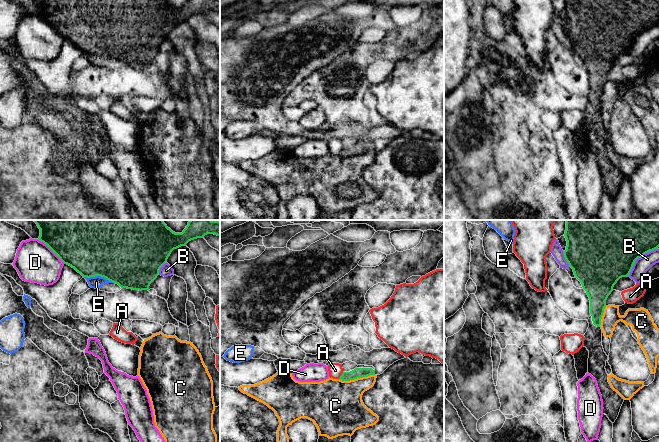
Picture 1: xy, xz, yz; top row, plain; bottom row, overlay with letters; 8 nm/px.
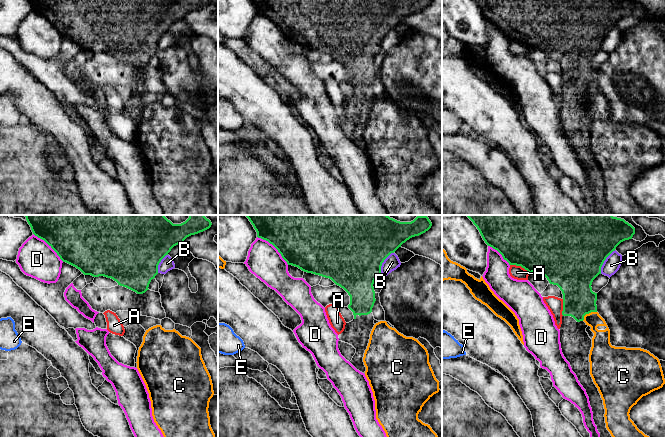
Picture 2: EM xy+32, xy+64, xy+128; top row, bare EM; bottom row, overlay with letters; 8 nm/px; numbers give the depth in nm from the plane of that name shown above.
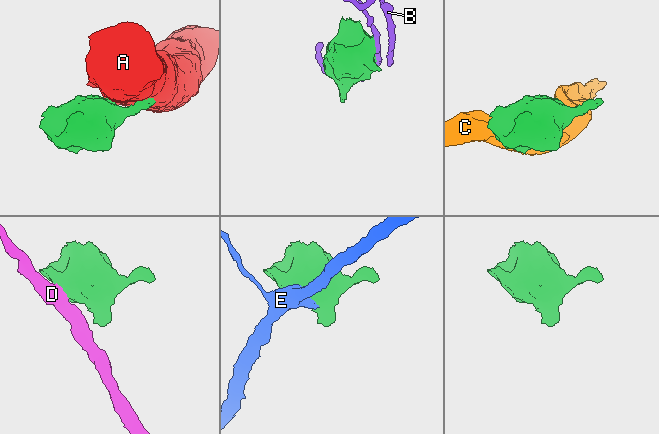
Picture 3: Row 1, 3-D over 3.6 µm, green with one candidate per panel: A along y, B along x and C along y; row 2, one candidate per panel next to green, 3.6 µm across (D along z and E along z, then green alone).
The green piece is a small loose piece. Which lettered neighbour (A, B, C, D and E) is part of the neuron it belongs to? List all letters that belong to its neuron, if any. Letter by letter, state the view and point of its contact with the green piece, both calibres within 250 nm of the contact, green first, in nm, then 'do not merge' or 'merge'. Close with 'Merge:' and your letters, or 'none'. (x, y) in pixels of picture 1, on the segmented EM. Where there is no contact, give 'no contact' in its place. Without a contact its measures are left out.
A: contact xz (341, 375); calibres 80 and 110 nm; do not merge
B: contact yz (638, 257); calibres 500 and 120 nm; do not merge
C: contact xz (356, 378); calibres 80 and 380 nm; do not merge
D: contact xy (51, 249); calibres 500 and 320 nm; do not merge
E: contact xy (99, 275); calibres 500 and 100 nm; do not merge
Merge: none

